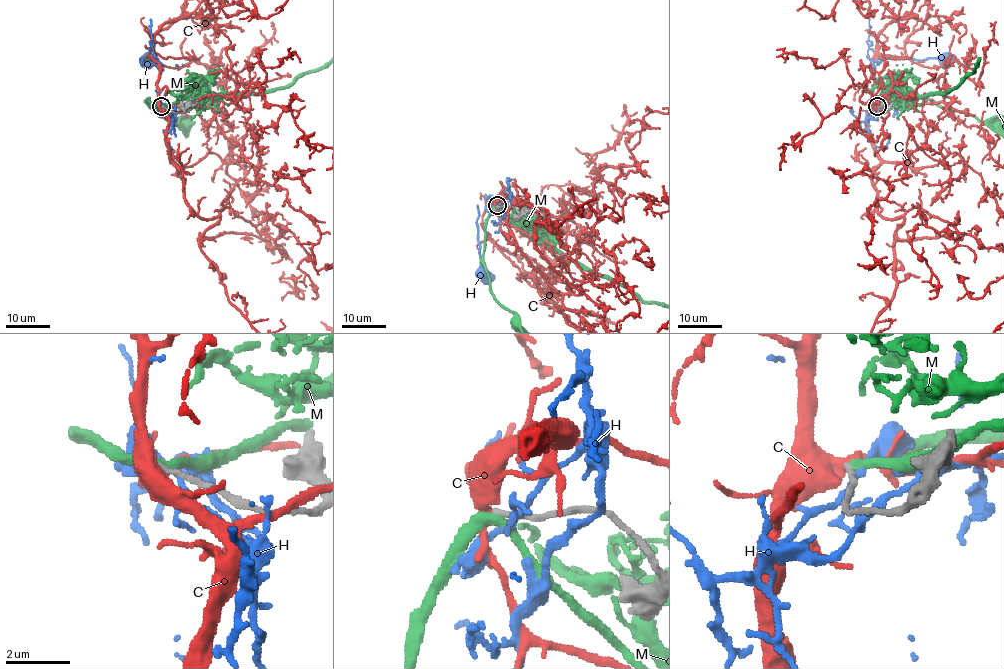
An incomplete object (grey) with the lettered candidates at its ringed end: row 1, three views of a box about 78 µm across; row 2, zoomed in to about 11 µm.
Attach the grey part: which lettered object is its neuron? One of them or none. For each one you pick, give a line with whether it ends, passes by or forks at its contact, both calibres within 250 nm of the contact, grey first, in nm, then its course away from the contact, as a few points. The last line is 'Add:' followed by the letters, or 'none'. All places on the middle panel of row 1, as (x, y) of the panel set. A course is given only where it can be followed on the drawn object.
Add: none

